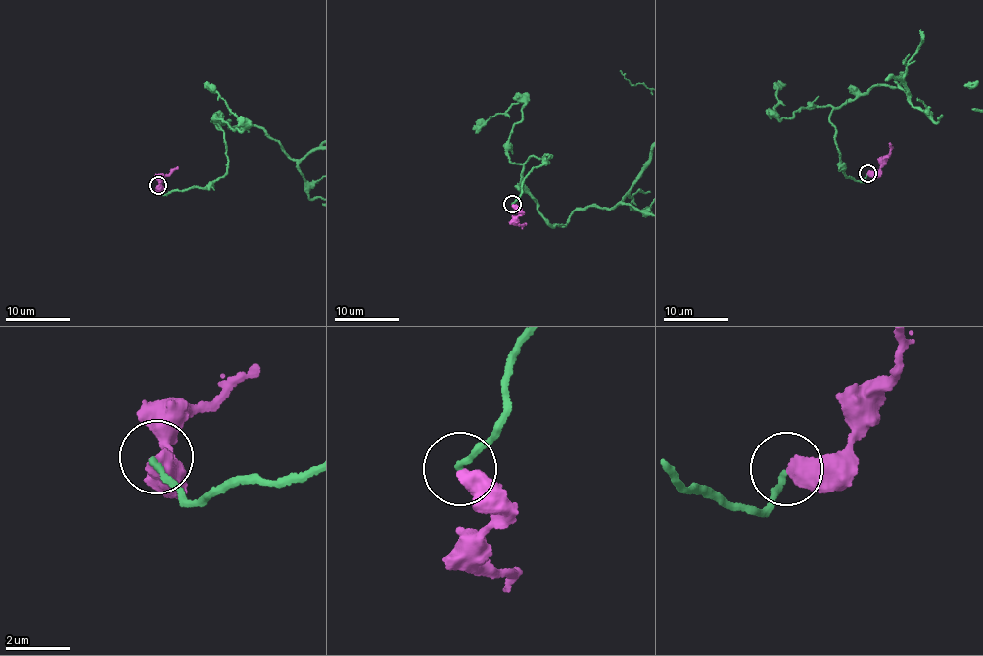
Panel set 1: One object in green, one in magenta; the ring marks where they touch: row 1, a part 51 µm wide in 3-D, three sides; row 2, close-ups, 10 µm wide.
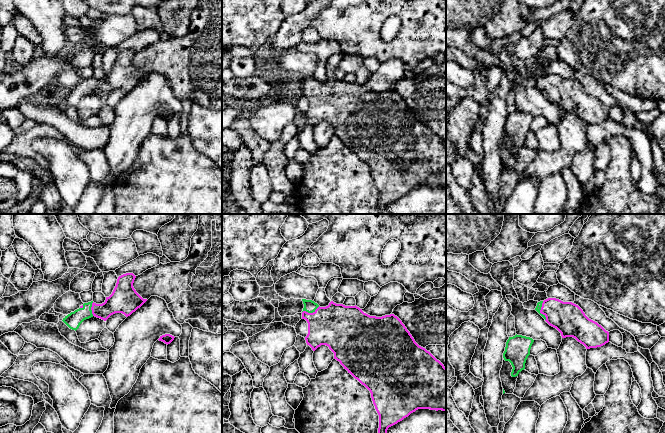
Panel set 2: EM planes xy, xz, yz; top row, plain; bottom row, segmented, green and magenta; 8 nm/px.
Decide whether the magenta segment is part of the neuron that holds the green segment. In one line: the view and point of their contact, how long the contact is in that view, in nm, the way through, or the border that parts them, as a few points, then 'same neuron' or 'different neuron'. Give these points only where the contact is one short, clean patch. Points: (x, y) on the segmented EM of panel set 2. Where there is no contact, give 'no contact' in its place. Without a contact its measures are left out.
contact yz (539, 311); length 160 nm; way yz (539, 304), (539, 311), (554, 311), (568, 318); same neuron

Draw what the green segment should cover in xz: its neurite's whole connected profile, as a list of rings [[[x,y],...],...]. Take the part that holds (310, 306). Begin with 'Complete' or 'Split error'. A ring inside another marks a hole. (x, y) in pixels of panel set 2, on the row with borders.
Split error. [[[302,299],[304,308],[302,312],[302,319],[305,319],[308,323],[308,334],[305,337],[307,345],[309,345],[313,351],[315,351],[321,345],[326,345],[334,353],[334,359],[340,362],[340,364],[350,373],[355,379],[357,379],[362,385],[364,385],[371,393],[371,398],[375,409],[379,415],[379,428],[378,433],[387,433],[389,427],[402,421],[408,417],[411,413],[418,409],[430,409],[430,410],[442,410],[446,411],[446,368],[437,360],[429,351],[419,346],[410,332],[407,330],[402,321],[394,314],[385,315],[382,317],[370,316],[362,311],[359,307],[345,306],[343,304],[336,304],[333,301],[326,307],[320,307],[312,300]]]

